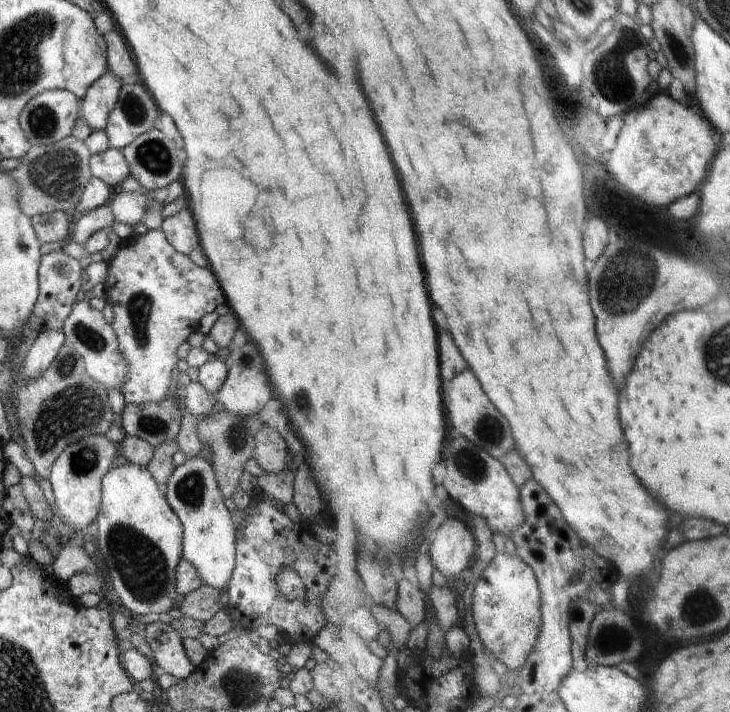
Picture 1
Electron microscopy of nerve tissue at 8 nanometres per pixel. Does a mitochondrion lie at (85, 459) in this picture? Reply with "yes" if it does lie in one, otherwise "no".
yes

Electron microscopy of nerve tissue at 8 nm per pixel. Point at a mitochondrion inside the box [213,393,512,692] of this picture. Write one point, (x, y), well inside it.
(472, 466)

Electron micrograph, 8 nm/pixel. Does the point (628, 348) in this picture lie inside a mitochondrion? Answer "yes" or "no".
no

